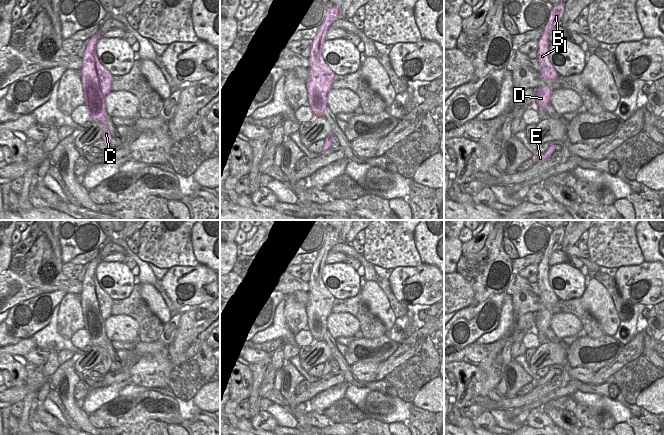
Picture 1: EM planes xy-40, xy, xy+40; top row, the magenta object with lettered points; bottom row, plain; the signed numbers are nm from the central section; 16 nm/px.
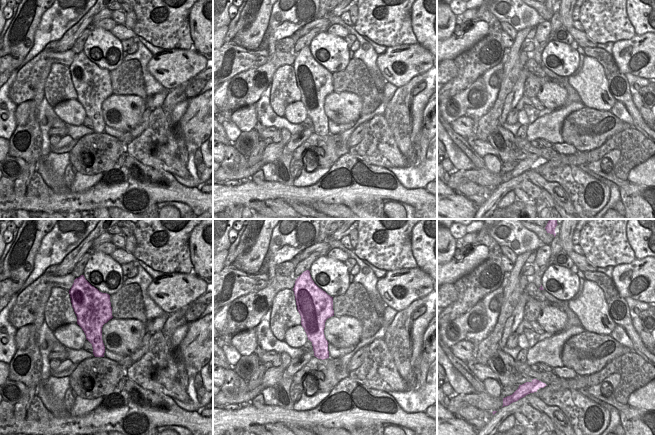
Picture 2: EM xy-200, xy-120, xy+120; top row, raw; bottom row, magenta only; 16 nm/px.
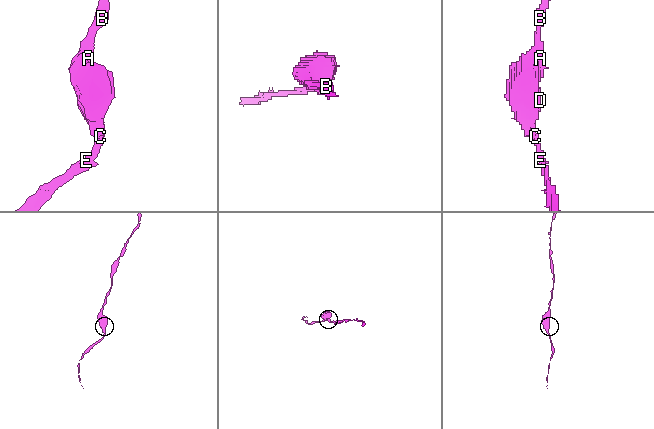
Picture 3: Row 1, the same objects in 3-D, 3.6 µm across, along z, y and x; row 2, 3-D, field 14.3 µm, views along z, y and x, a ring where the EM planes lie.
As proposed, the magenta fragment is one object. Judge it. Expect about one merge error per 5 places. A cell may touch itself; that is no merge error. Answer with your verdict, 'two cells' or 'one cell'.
one cell

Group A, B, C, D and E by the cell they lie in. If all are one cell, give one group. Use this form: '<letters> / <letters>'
A B C D E

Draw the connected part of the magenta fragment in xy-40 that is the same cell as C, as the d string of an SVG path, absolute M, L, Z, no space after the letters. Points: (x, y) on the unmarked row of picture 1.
M100 253L97 257L87 263L87 270L82 281L80 300L84 319L84 328L88 332L94 346L104 349L102 363L110 368L111 358L106 350L106 329L105 321L112 315L111 308L113 299L100 287L96 268L102 261Z

